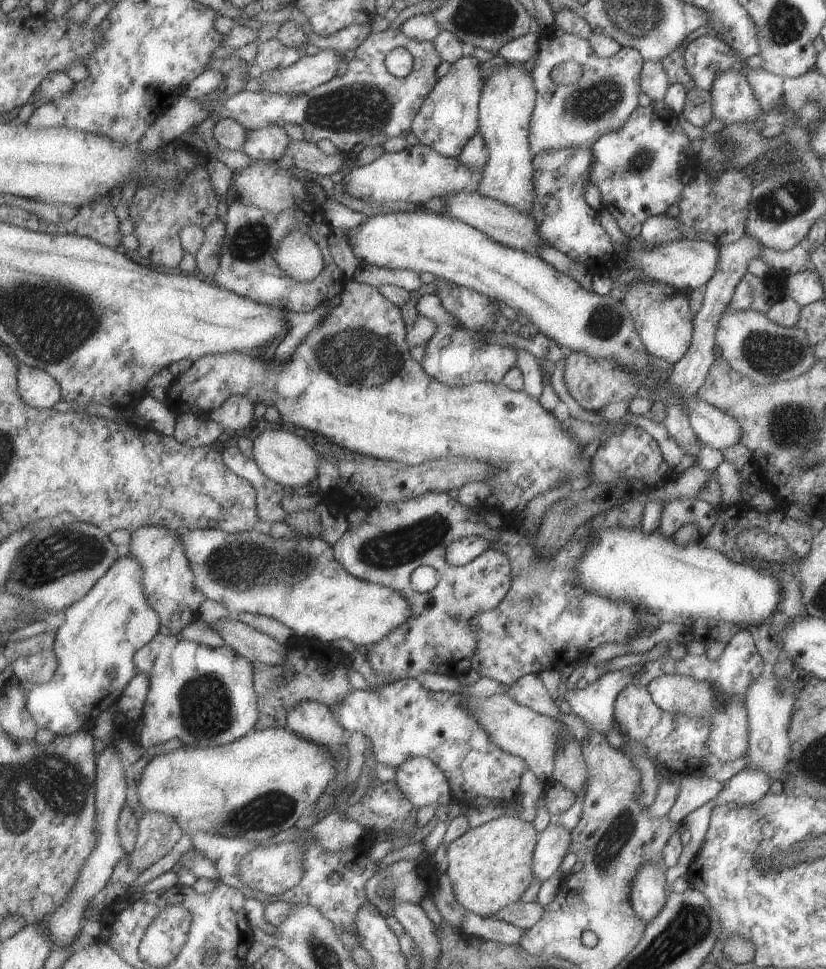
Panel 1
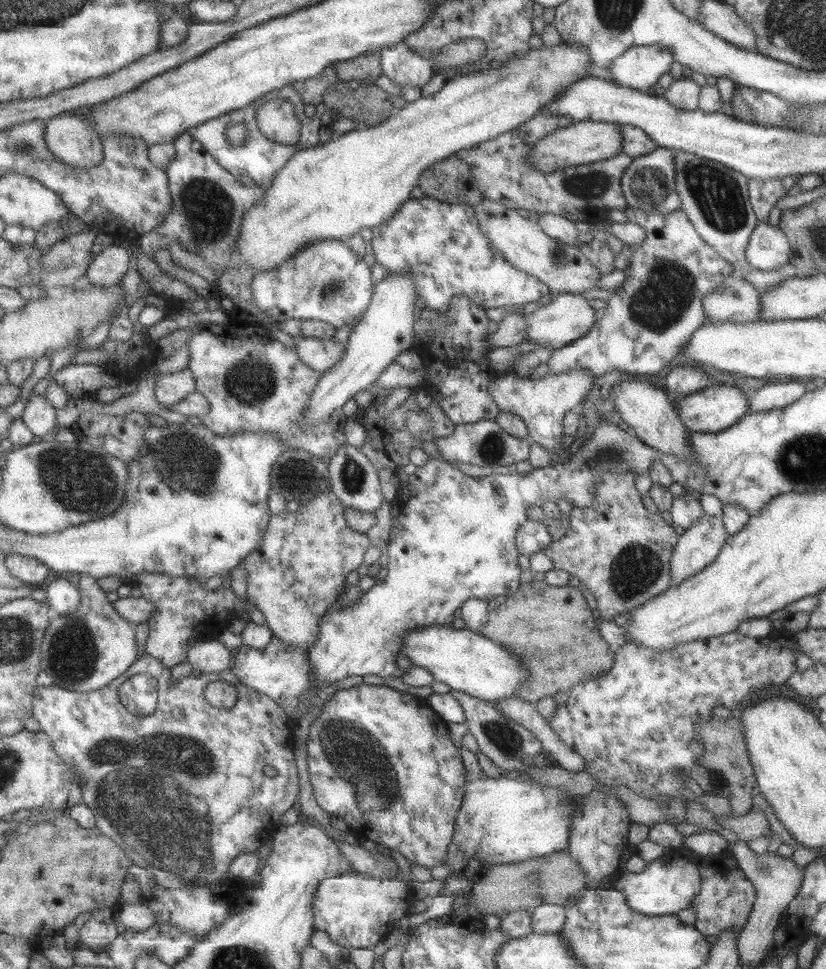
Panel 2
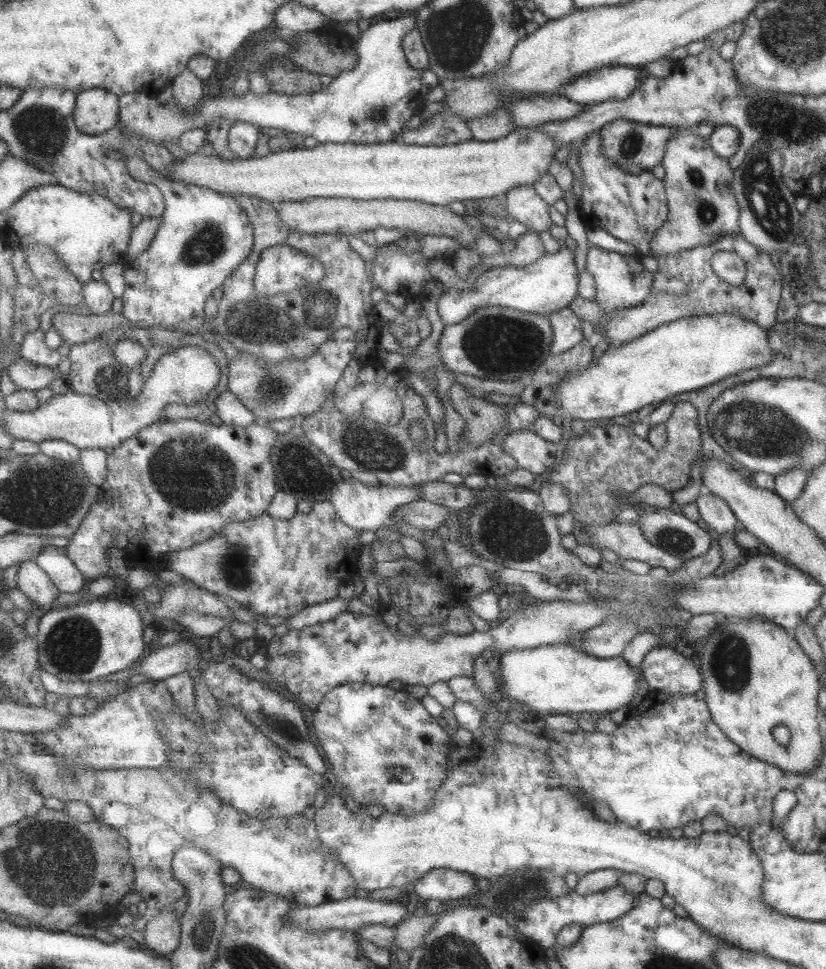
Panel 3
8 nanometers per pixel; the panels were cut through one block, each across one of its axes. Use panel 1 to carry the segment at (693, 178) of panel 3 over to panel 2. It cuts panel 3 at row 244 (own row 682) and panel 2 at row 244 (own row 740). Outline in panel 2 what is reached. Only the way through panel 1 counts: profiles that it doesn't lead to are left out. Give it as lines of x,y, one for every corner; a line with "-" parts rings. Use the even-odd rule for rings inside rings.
672,149
672,153
674,156
675,192
679,195
680,209
686,214
686,217
689,219
699,238
711,249
715,250
715,253
717,253
720,258
723,258
723,261
731,264
735,278
743,278
745,282
749,282
753,288
760,292
761,290
771,290
771,288
775,288
779,282
796,276
795,266
791,266
789,263
777,270
771,271
759,271
753,269
753,267
747,263
744,251
757,220
754,215
754,210
750,205
750,198
748,197
748,178
746,176
743,176
743,174
736,170
731,170
731,168
721,162
713,162
695,154
683,152
682,150

